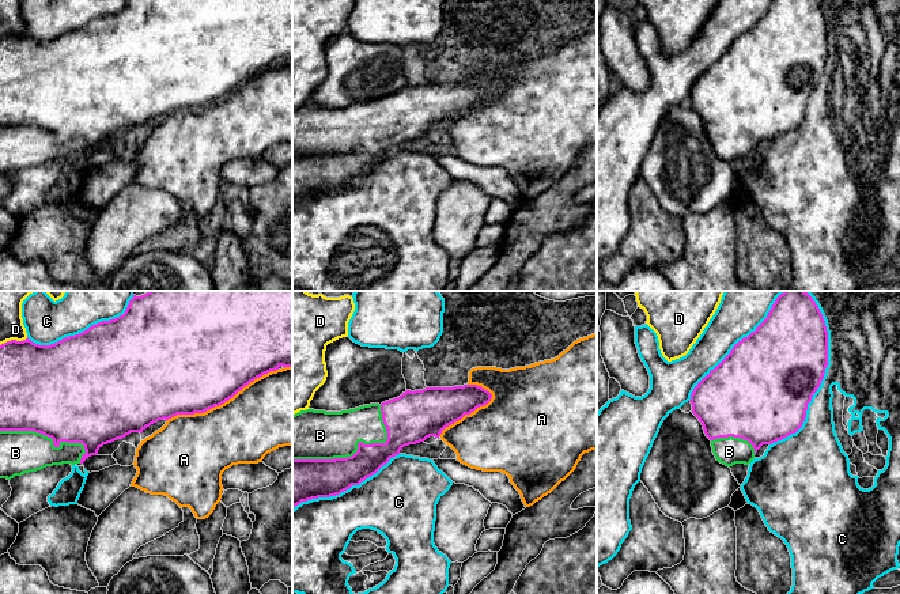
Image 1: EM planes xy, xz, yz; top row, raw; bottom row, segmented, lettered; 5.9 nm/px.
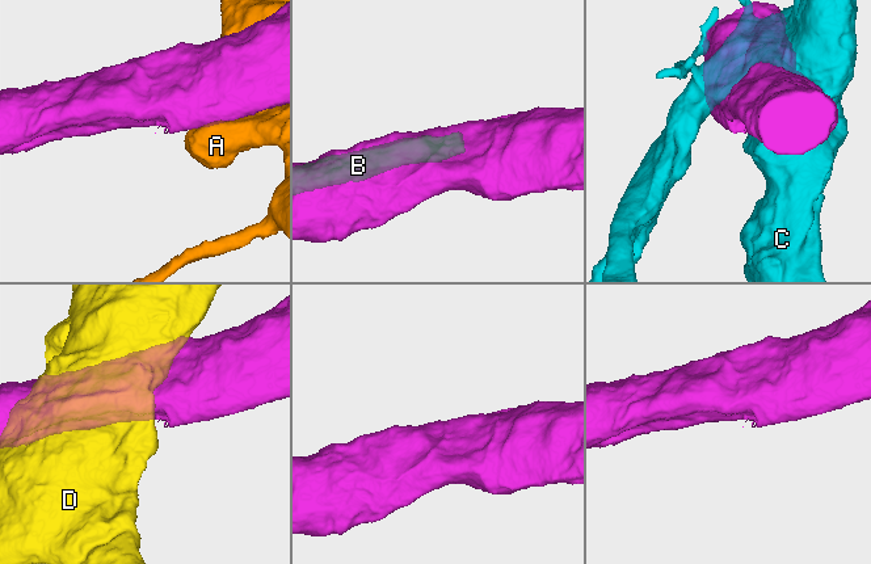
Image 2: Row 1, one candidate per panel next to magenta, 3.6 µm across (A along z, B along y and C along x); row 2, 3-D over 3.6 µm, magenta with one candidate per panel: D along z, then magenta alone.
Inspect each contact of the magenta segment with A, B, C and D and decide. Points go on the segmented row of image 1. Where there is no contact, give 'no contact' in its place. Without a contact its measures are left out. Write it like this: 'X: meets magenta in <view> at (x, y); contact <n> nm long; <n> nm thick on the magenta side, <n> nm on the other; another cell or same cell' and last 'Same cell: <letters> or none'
A: meets magenta in xy at (222, 403); contact 700 nm long; 500 nm thick on the magenta side, 400 nm on the other; another cell
B: meets magenta in xz at (358, 447); contact 600 nm long; 220 nm thick on the magenta side, 280 nm on the other; same cell
C: meets magenta in yz at (824, 373); contact 950 nm long; 500 nm thick on the magenta side, 440 nm on the other; another cell
D: meets magenta in xy at (14, 340); contact 180 nm long; 400 nm thick on the magenta side, 140 nm on the other; another cell
Same cell: B

